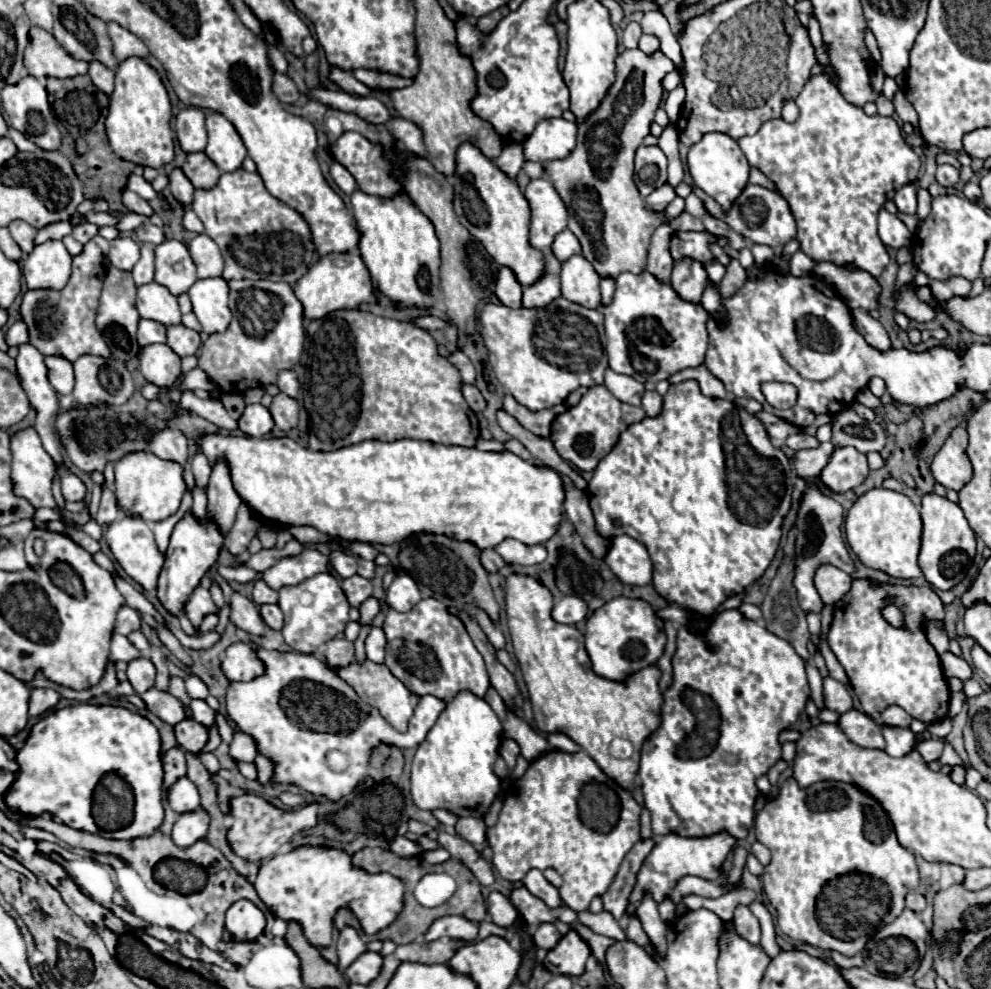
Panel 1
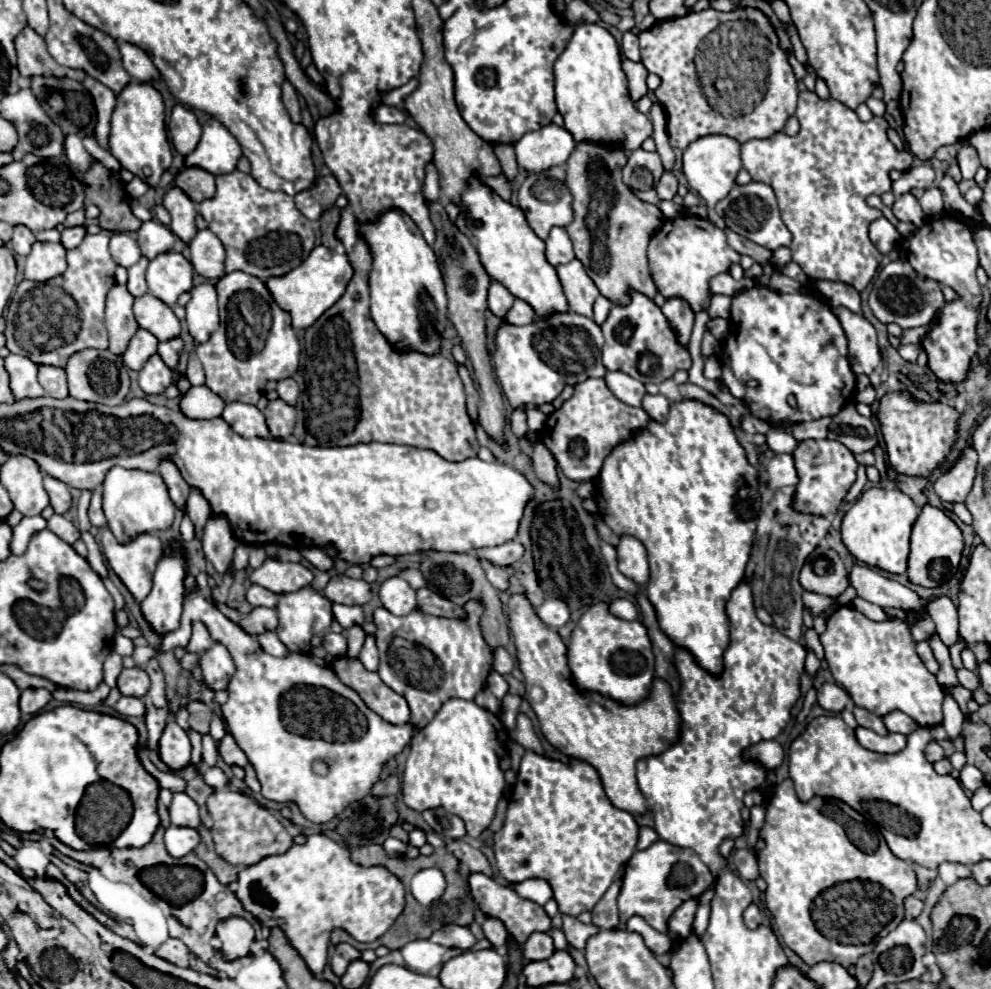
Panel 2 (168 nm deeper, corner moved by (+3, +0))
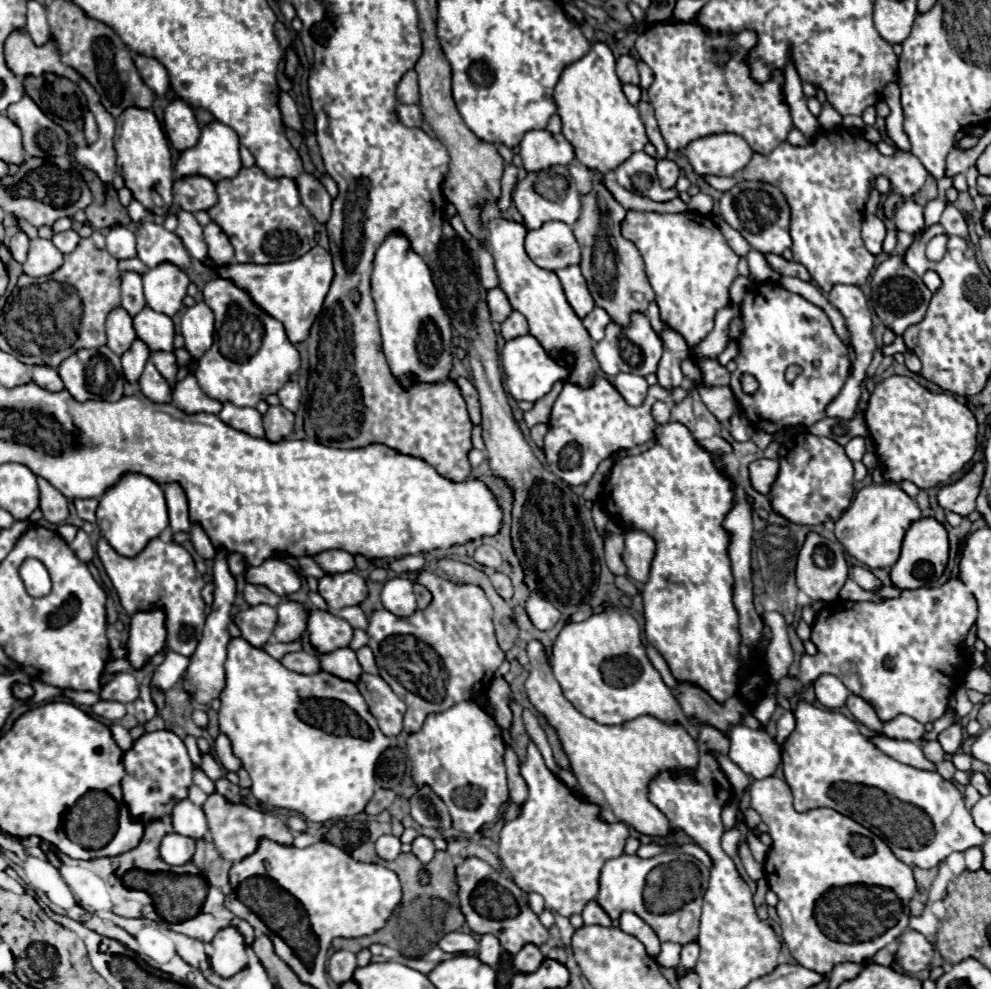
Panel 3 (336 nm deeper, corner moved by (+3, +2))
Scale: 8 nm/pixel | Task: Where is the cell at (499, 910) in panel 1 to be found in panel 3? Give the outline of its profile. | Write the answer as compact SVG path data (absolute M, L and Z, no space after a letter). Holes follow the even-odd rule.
M490 933L482 935L478 957L484 959L484 963L488 963L488 965L492 965L493 969L496 969L498 959L500 959L500 953L502 953L502 947L500 947L498 937L496 937L496 935L490 935Z

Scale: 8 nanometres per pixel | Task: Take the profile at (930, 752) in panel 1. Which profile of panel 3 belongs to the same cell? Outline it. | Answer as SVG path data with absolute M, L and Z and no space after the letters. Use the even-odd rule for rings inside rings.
M930 741L930 743L926 743L926 745L922 747L922 751L924 751L926 759L932 761L932 763L940 763L940 761L944 759L944 749L940 747L938 741Z

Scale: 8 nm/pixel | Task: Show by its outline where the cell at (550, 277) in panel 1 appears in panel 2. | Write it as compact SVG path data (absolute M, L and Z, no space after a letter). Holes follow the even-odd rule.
M516 299L514 305L512 305L512 309L506 313L504 321L508 321L510 325L530 325L534 321L534 317L536 317L534 309L528 303Z

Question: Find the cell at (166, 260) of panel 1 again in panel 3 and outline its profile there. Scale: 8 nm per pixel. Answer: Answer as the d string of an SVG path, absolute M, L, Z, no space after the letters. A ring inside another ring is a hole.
M164 261L154 269L148 269L142 277L146 303L160 313L174 317L182 309L182 299L190 285L184 269Z

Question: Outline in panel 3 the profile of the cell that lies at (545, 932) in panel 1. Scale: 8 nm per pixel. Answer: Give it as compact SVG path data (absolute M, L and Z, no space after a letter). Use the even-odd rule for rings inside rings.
M528 943L520 949L520 953L514 957L514 967L522 973L532 973L540 967L540 963L544 961L544 955L540 953L540 947L534 943Z

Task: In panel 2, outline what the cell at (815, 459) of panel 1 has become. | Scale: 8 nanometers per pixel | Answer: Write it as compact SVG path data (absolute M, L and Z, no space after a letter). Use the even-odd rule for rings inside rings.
M790 453L774 455L770 459L766 471L768 471L768 487L772 487L772 489L780 489L780 487L788 487L788 485L798 483L794 457Z

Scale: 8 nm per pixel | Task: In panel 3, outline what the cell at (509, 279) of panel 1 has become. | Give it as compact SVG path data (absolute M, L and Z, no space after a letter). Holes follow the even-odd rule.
M494 287L494 289L488 291L488 307L490 307L492 321L498 321L498 323L502 323L512 311L510 301L508 301L508 297L504 295L504 291L500 287Z

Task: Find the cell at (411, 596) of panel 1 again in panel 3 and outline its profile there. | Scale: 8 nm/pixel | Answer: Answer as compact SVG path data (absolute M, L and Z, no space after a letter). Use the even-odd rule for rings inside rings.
M394 577L384 583L382 603L388 611L398 617L408 617L416 611L416 597L412 591L412 581L406 577Z

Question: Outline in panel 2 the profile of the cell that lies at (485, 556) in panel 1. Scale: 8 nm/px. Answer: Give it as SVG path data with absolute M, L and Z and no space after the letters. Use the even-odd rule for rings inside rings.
M482 561L482 569L488 577L488 581L498 589L498 591L506 591L508 589L508 573L504 567L496 567L490 561Z

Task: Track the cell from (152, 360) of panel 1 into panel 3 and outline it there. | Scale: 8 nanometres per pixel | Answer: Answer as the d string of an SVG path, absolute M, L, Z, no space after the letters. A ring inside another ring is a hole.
M152 361L146 363L144 373L142 373L142 377L140 377L138 383L140 383L142 393L150 401L156 401L156 403L168 403L170 401L170 395L172 395L170 383L160 375L160 371L154 367Z

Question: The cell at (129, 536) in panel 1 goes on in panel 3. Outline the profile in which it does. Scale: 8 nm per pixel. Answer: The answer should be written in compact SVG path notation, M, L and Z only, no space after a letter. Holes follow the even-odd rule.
M100 537L98 555L112 585L116 587L120 595L124 609L128 613L136 613L136 611L150 609L154 605L164 607L166 613L170 615L166 647L170 651L190 657L200 643L200 635L202 635L204 619L206 619L204 601L200 597L204 579L202 575L198 575L190 553L178 543L164 543L160 537L156 537L136 557L124 557L116 553L104 537Z

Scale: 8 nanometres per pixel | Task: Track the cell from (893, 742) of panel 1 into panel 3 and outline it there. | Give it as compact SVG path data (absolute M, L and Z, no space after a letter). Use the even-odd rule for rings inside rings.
M850 695L848 701L846 701L846 707L848 707L850 713L852 713L860 723L864 723L870 731L874 731L874 733L880 733L880 731L882 731L882 721L880 721L880 717L876 715L876 711L874 711L866 701L860 699L858 695Z

